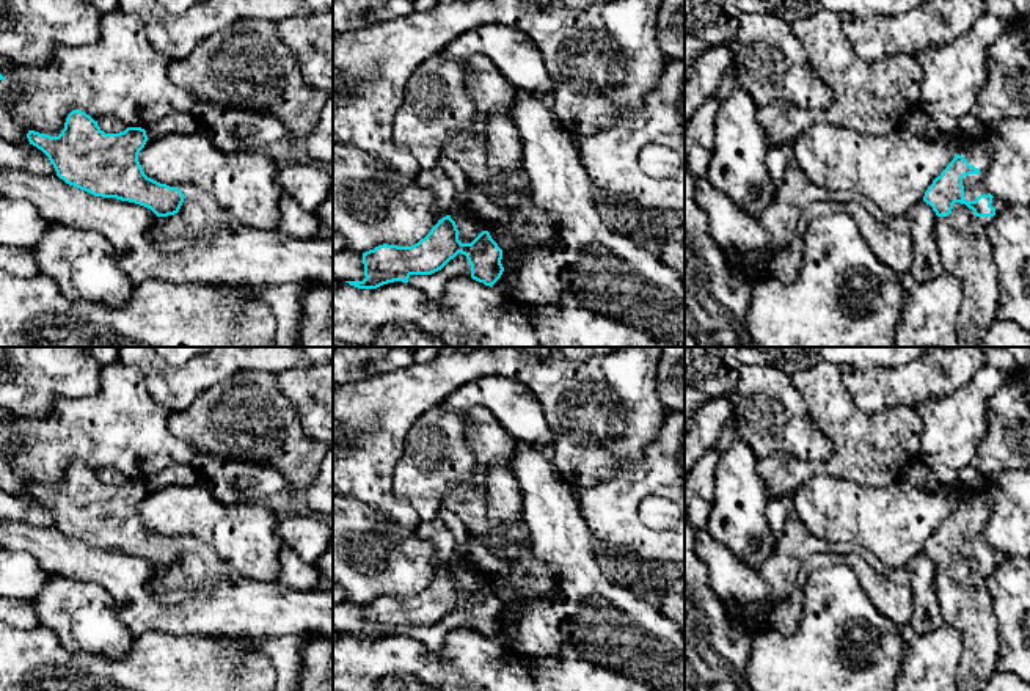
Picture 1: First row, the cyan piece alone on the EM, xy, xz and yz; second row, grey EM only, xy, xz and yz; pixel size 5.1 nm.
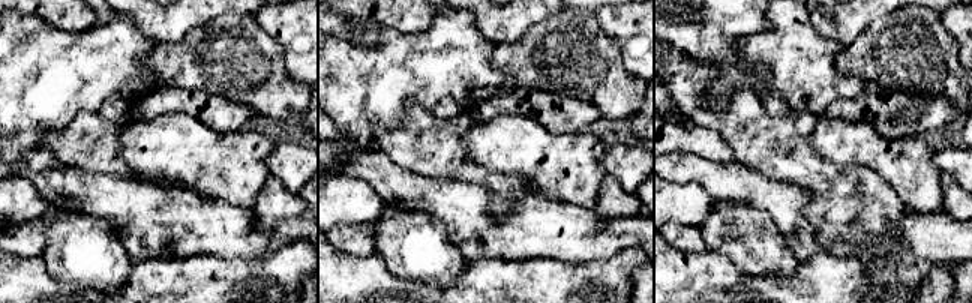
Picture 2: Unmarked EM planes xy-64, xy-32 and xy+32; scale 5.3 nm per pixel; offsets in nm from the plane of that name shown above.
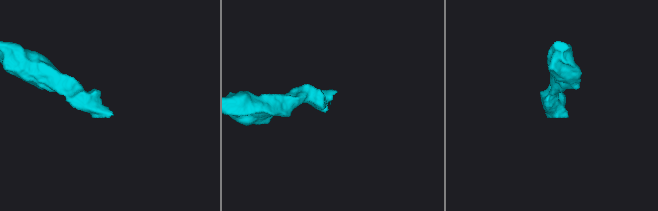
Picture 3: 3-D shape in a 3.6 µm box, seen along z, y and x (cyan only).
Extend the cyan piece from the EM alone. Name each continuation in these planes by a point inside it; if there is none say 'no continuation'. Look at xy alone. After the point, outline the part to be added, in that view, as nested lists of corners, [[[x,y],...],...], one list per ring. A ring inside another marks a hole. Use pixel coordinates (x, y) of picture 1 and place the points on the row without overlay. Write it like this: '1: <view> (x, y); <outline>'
1: xy (200, 566); [[[181,539],[184,554],[177,565],[157,569],[152,589],[166,606],[184,601],[193,590],[217,581],[239,581],[242,575],[229,567],[207,543],[198,539]]]

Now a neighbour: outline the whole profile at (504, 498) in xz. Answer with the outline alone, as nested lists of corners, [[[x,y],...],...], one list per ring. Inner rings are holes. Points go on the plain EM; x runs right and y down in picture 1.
[[[493,462],[484,473],[488,517],[498,531],[523,518],[523,492],[510,466]]]

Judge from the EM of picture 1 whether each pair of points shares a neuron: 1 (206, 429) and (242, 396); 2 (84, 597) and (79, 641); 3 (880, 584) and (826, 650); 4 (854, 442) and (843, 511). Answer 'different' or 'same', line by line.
1: same
2: same
3: different
4: different

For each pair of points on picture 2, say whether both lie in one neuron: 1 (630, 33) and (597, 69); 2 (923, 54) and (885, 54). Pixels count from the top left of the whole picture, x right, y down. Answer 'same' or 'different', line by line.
1: different
2: same

